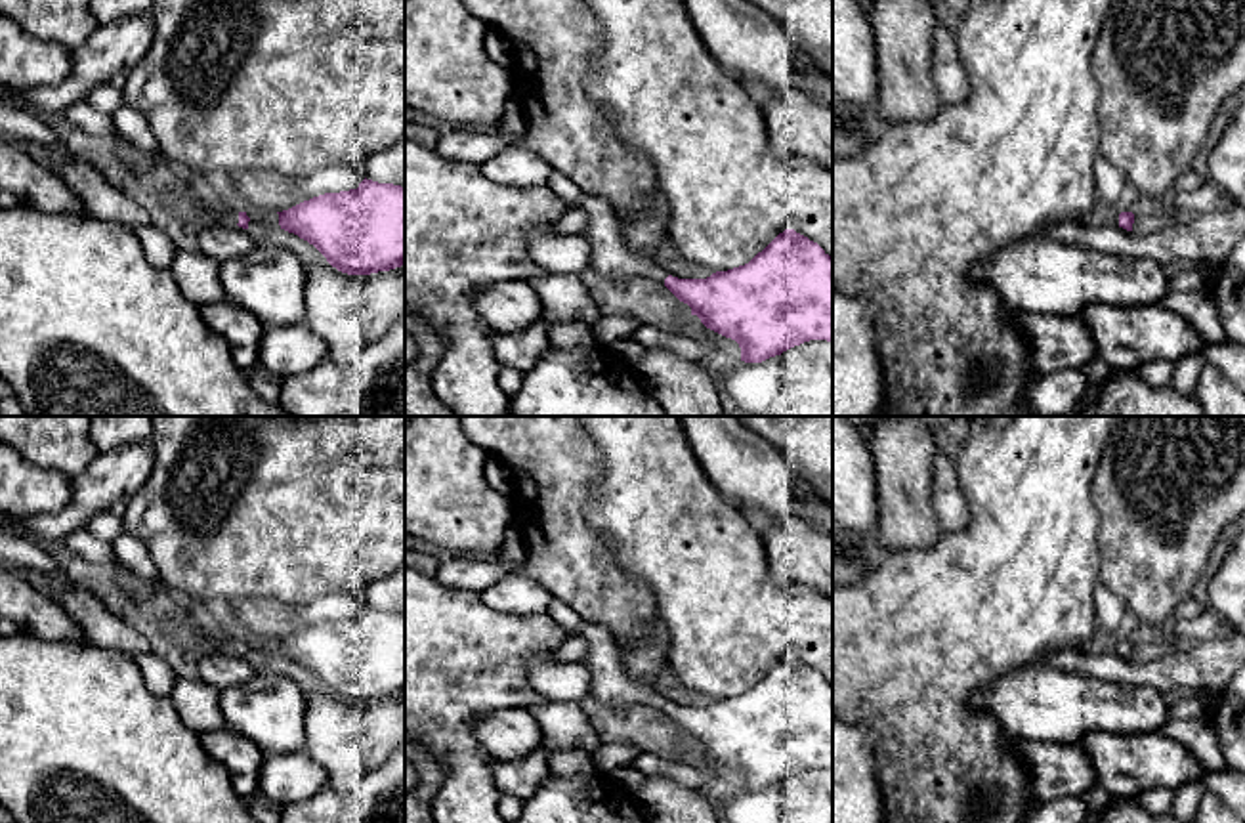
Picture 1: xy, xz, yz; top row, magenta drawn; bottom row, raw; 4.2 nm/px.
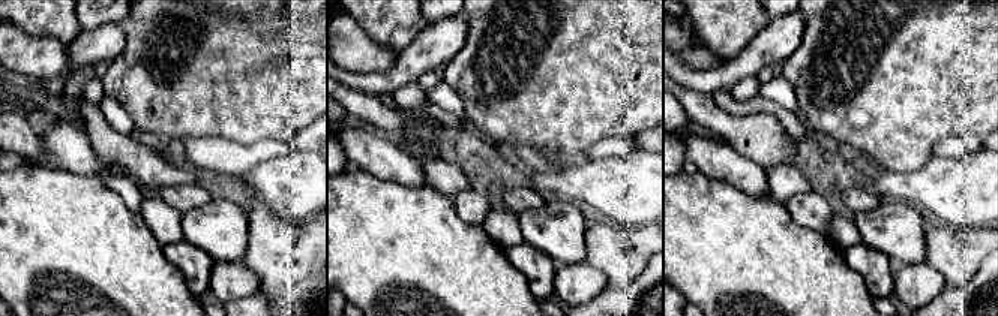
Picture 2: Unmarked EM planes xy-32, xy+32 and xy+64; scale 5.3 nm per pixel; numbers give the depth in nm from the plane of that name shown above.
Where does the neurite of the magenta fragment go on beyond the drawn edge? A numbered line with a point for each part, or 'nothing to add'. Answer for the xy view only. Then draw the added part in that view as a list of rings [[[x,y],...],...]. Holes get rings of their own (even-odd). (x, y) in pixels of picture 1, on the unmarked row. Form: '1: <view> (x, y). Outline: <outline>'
1: xy (180, 634). Outline: [[[166,619],[164,632],[178,647],[183,649],[199,649],[199,651],[222,649],[223,653],[229,655],[239,651],[239,640],[233,640],[218,632],[216,628],[212,628],[210,634],[199,634],[176,619]]]

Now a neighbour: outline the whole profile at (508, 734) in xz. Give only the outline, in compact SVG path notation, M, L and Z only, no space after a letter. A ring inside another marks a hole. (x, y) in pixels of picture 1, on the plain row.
M519 707L481 714L474 720L474 735L493 760L519 760L544 745L540 724Z

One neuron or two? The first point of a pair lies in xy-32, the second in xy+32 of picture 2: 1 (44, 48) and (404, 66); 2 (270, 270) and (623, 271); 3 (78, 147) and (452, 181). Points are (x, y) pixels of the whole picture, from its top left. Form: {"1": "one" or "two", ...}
{"1": "two", "2": "one", "3": "one"}

